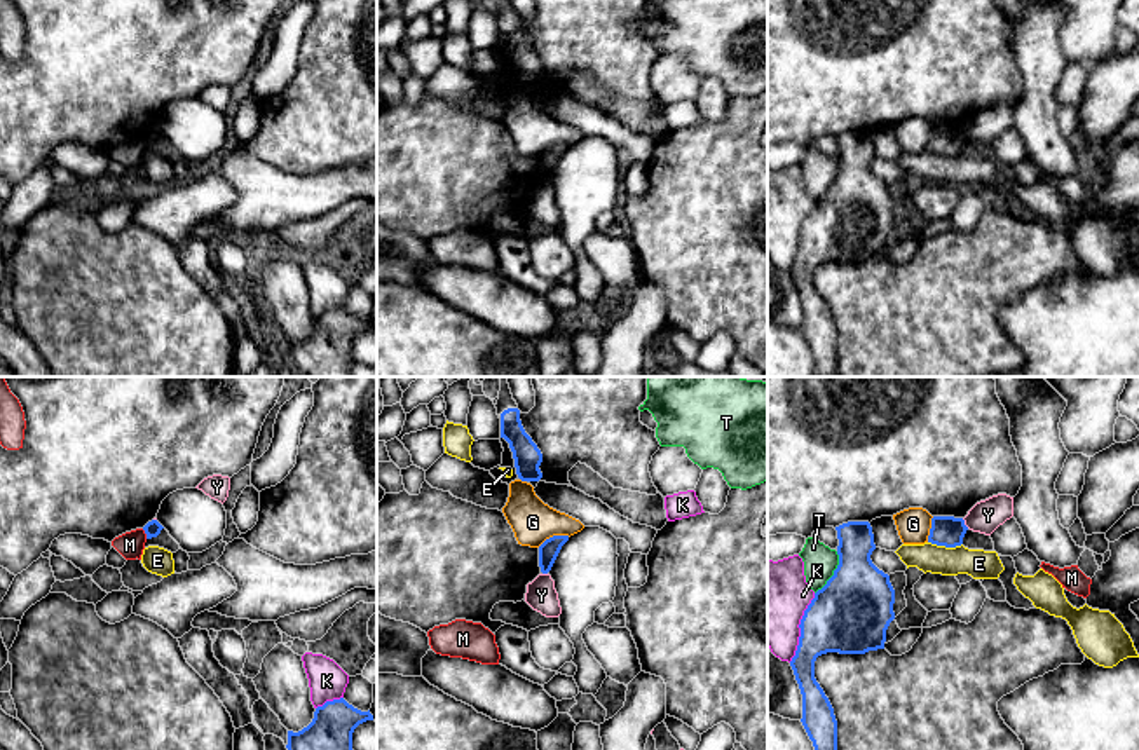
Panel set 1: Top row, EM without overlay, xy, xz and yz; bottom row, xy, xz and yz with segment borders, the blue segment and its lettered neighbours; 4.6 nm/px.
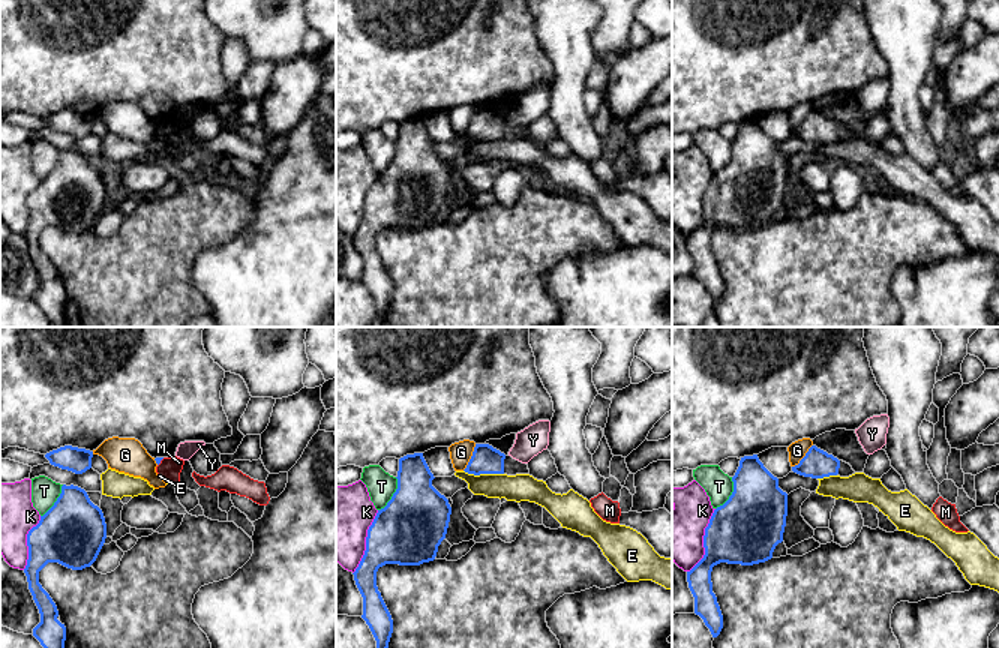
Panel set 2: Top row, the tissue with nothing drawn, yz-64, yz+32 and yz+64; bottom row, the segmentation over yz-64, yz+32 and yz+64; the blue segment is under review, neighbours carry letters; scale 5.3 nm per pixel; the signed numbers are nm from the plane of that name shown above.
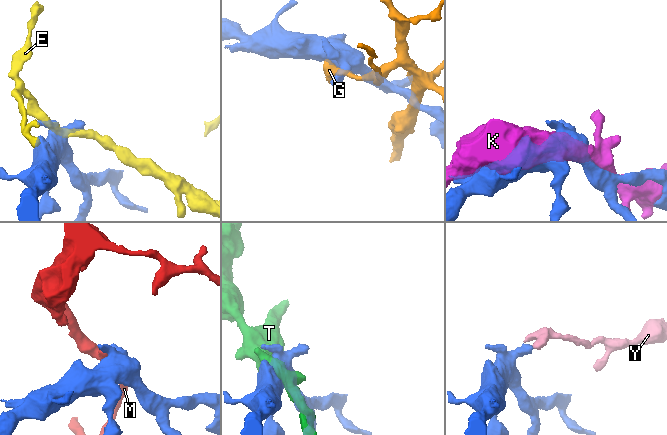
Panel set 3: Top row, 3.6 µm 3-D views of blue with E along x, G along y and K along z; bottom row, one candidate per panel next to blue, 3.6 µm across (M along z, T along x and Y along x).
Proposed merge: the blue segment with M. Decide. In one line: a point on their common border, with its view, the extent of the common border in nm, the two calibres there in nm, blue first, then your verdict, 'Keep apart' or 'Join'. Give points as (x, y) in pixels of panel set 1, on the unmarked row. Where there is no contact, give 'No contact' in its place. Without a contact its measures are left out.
Touches blue at xy (145, 142). Shared border 50 nm. Thickness 80 nm (blue) against 120 nm. Keep apart

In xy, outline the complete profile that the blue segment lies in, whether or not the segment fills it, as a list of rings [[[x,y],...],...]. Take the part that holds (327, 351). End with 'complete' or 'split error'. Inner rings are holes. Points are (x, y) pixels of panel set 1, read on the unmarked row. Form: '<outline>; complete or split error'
[[[344,307],[326,310],[312,331],[298,342],[288,340],[288,361],[309,377],[351,377],[354,338],[373,324],[349,314]]]; complete

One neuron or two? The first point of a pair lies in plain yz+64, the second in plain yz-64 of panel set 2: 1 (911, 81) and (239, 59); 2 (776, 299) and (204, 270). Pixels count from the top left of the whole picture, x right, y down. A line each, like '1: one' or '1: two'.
1: one
2: two

